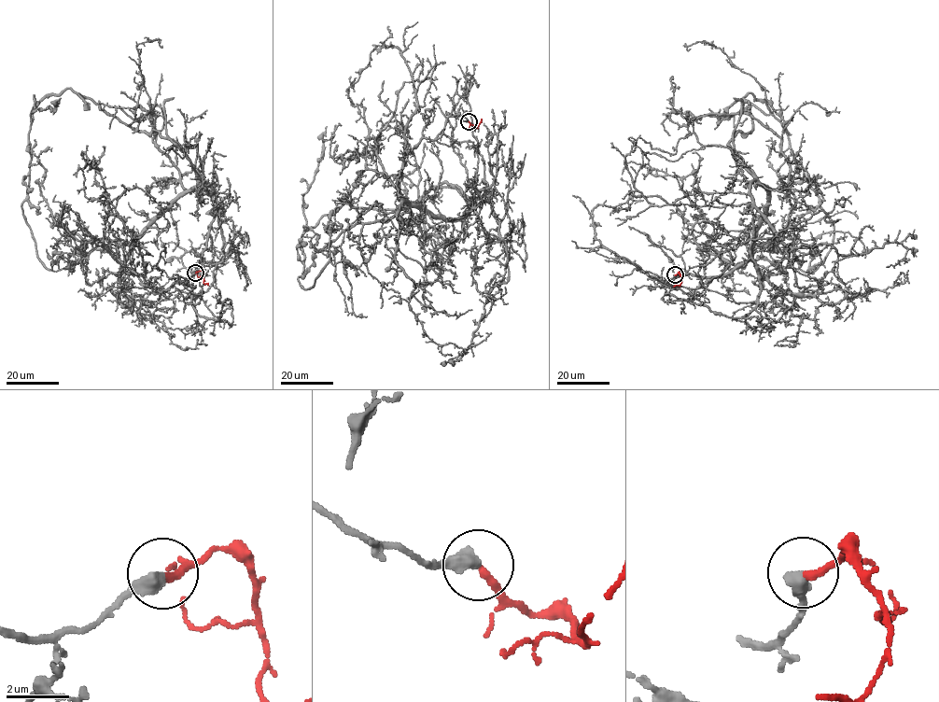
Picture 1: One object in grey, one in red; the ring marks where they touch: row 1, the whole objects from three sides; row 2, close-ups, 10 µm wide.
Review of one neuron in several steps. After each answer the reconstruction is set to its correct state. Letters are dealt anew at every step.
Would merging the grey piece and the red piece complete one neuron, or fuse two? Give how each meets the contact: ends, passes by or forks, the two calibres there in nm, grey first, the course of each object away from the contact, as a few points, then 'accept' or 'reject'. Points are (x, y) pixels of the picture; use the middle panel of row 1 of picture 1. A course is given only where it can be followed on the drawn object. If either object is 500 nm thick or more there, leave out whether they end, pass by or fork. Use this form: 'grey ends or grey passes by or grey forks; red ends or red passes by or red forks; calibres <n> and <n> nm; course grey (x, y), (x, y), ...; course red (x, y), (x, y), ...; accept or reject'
calibres 500 and 240 nm; course grey (469, 121), (406, 151), (399, 192), (469, 212), (446, 187), (344, 203), (301, 238), (304, 288), (339, 208); course red (469, 121), (477, 128), (482, 119); accept

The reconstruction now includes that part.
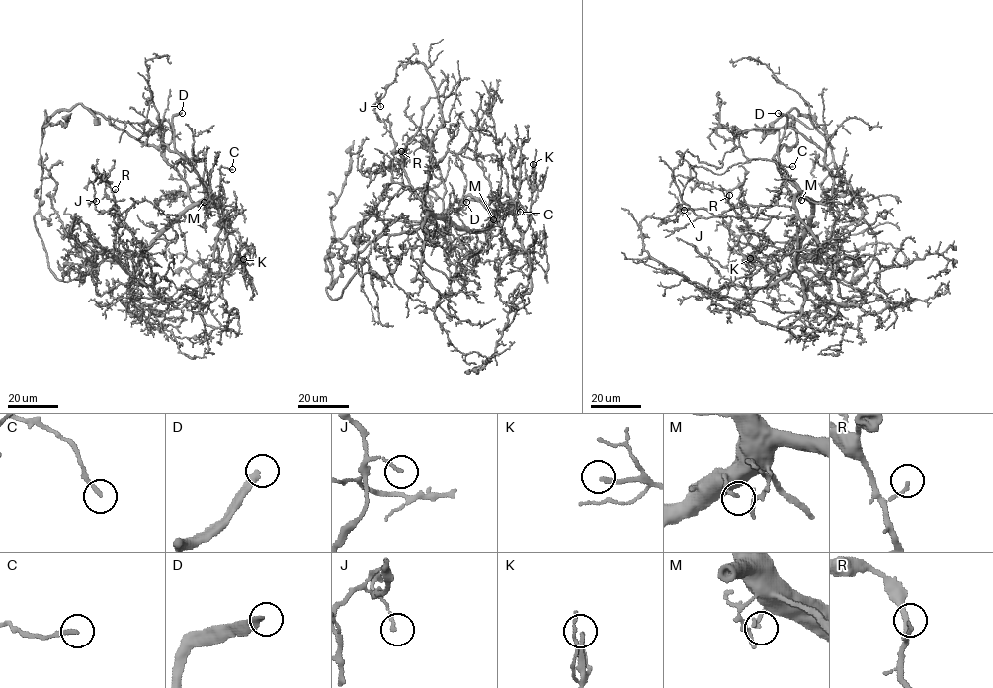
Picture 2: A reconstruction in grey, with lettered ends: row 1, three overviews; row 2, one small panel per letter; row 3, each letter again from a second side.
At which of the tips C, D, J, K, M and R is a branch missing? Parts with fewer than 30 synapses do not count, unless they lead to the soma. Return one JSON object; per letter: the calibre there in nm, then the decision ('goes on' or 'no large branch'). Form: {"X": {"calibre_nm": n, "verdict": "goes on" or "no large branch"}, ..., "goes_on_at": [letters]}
{"C": {"calibre_nm": 190, "verdict": "no large branch"}, "D": {"calibre_nm": 280, "verdict": "goes on"}, "J": {"calibre_nm": 150, "verdict": "no large branch"}, "K": {"calibre_nm": 170, "verdict": "goes on"}, "M": {"calibre_nm": 130, "verdict": "no large branch"}, "R": {"calibre_nm": 120, "verdict": "goes on"}, "goes_on_at": ["D", "K", "R"]}

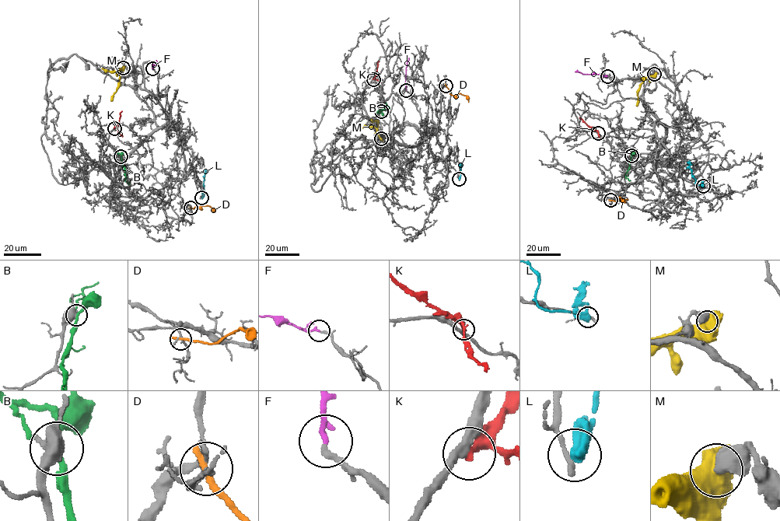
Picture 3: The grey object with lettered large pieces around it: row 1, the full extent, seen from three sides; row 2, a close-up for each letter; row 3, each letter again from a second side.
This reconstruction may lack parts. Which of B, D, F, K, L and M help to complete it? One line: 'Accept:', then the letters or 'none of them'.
Accept: F

